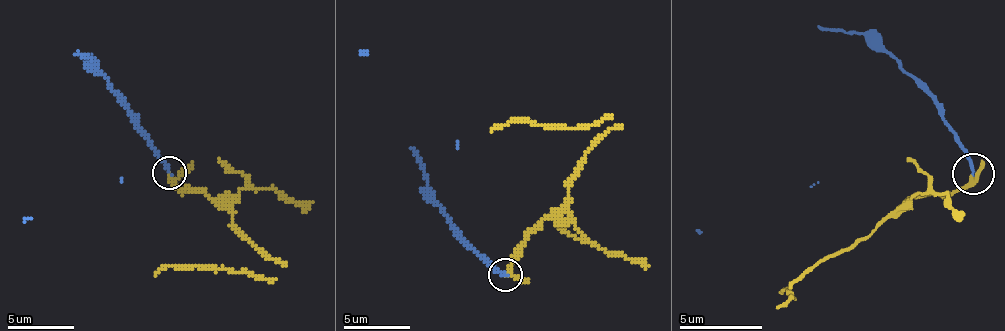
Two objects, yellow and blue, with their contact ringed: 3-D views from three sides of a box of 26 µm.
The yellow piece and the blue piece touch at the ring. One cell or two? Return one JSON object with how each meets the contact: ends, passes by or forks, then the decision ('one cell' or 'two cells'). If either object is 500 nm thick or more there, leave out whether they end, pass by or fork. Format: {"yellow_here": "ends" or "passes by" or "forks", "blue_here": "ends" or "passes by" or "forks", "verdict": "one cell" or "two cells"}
{"yellow_here": "passes by", "blue_here": "ends", "verdict": "two cells"}

